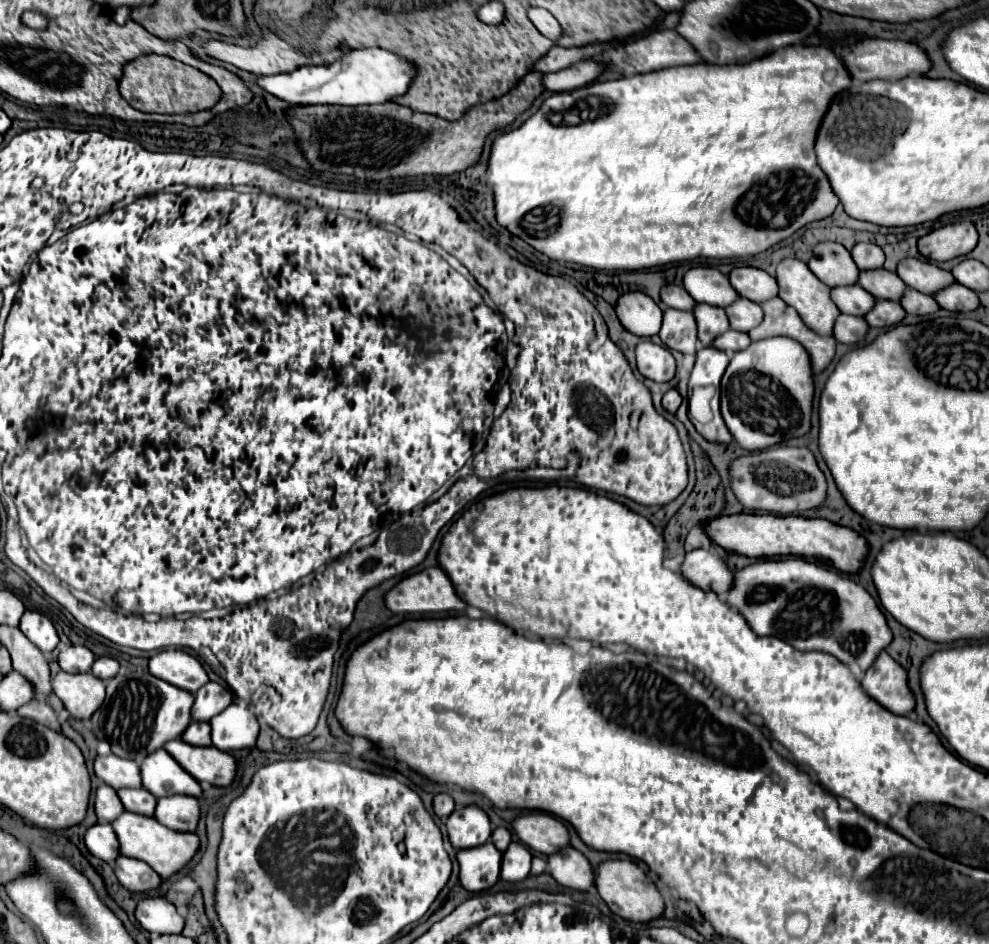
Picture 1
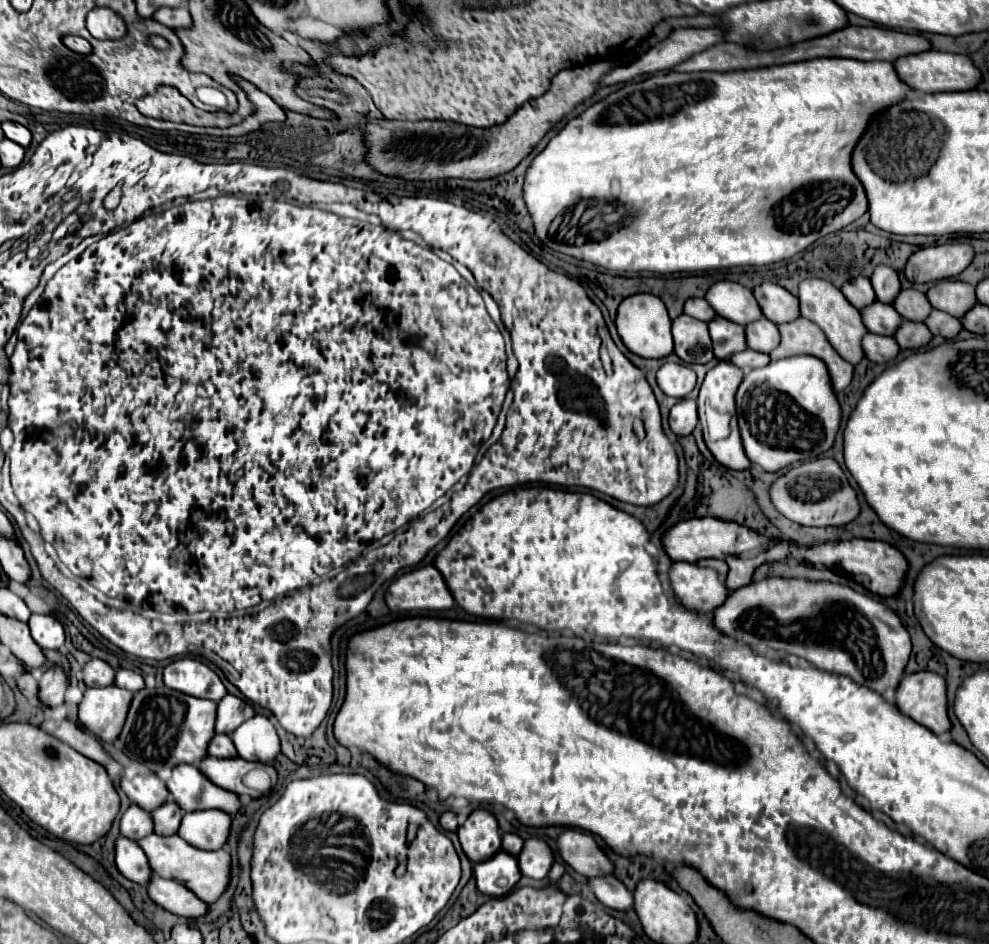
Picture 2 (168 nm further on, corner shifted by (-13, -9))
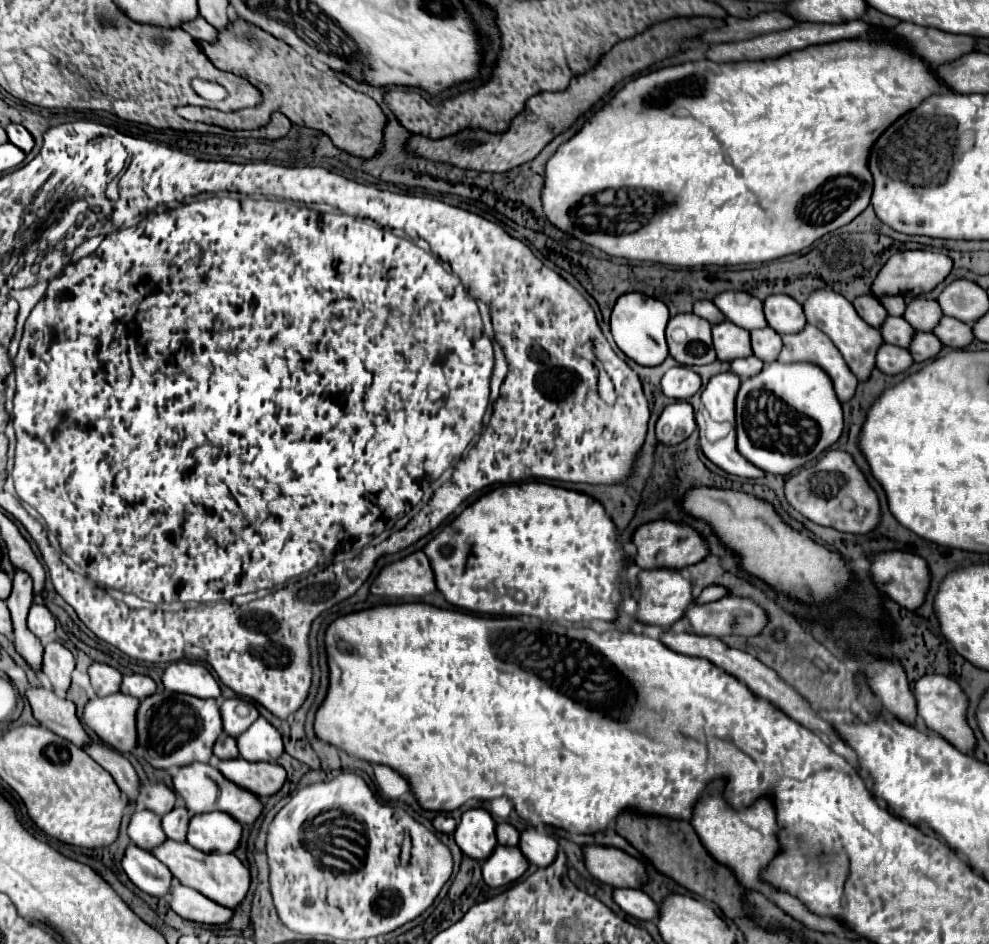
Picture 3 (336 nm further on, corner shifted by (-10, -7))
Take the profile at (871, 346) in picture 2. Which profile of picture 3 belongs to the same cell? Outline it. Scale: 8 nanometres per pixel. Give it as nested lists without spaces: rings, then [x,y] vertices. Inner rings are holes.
[[[882,344],[876,354],[876,366],[888,376],[896,376],[900,372],[906,372],[912,366],[912,362],[914,360],[908,350],[896,348],[892,344]]]

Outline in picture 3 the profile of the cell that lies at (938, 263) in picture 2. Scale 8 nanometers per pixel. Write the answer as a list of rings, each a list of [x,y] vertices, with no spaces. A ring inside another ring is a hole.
[[[908,250],[894,254],[878,272],[878,276],[872,282],[872,296],[882,296],[882,292],[898,292],[898,294],[912,294],[920,296],[930,290],[934,290],[952,270],[952,260],[942,252],[932,250]]]

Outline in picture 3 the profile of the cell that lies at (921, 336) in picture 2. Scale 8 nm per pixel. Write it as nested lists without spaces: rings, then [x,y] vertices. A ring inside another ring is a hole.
[[[918,332],[908,350],[914,362],[926,362],[926,360],[932,360],[942,350],[940,346],[942,346],[940,340],[932,332]]]

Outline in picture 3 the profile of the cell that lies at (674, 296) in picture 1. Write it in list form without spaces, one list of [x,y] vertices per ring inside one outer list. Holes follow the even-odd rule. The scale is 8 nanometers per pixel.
[[[700,300],[694,304],[694,314],[698,314],[700,318],[706,318],[710,324],[720,324],[726,320],[726,316],[722,316],[722,312],[718,312],[718,308],[708,302],[708,300]]]

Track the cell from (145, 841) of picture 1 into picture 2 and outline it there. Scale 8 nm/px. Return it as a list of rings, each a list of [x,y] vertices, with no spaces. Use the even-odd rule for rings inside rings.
[[[149,834],[141,840],[137,840],[137,844],[143,848],[143,852],[149,860],[149,866],[157,876],[183,884],[185,888],[193,890],[193,894],[197,894],[197,898],[201,898],[203,902],[215,902],[229,884],[231,856],[223,848],[221,850],[199,850],[199,848],[193,848],[191,844],[187,844],[177,834],[173,834],[173,836]]]

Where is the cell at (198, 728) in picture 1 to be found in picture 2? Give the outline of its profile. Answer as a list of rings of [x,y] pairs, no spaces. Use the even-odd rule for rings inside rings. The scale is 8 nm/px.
[[[215,734],[209,742],[207,754],[215,756],[215,758],[233,758],[233,756],[237,756],[237,750],[227,734]]]

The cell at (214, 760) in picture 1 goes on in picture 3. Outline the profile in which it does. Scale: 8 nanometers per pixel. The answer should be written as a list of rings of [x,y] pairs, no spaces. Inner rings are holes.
[[[244,758],[220,760],[216,766],[228,780],[254,792],[256,796],[272,796],[286,782],[286,770],[270,762],[246,762]]]

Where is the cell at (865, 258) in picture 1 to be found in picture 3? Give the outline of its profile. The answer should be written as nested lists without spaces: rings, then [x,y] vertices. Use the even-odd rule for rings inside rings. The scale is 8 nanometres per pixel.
[[[886,296],[880,302],[890,316],[902,316],[904,310],[906,310],[906,302],[904,302],[902,296]]]

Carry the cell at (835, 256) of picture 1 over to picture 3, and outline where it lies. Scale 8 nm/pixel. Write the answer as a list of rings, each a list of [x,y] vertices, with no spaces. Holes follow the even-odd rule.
[[[870,294],[860,296],[852,304],[854,304],[856,312],[862,316],[862,320],[866,320],[872,328],[882,328],[882,320],[886,320],[888,312],[882,308],[882,304],[874,296],[870,296]]]

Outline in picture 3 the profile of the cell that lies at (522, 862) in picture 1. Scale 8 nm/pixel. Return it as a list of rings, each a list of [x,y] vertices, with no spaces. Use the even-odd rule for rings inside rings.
[[[534,828],[530,830],[524,830],[522,836],[520,836],[520,850],[522,854],[536,866],[544,868],[546,864],[550,864],[554,858],[556,858],[556,848],[558,848],[558,842],[548,836],[548,834],[540,834],[536,832]]]

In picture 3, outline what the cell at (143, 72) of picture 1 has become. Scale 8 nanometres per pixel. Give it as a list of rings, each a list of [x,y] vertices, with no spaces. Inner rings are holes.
[[[234,18],[230,28],[218,32],[218,42],[200,42],[200,48],[216,68],[242,76],[258,86],[262,92],[262,104],[230,114],[222,114],[220,110],[212,108],[184,106],[182,118],[214,124],[228,130],[256,130],[266,126],[274,112],[280,112],[298,126],[326,134],[336,148],[352,156],[372,158],[384,148],[384,126],[388,120],[382,108],[370,96],[352,90],[338,78],[308,64],[304,56],[300,56],[294,48],[274,38],[272,34],[254,28],[240,18]]]

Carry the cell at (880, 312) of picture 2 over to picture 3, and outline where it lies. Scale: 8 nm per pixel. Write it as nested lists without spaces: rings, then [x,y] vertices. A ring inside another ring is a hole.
[[[888,316],[884,326],[880,328],[882,332],[882,338],[888,342],[888,344],[894,344],[894,346],[902,346],[902,348],[908,348],[910,346],[910,340],[914,338],[914,328],[910,328],[910,324],[904,320],[904,318],[894,318],[894,316]]]

